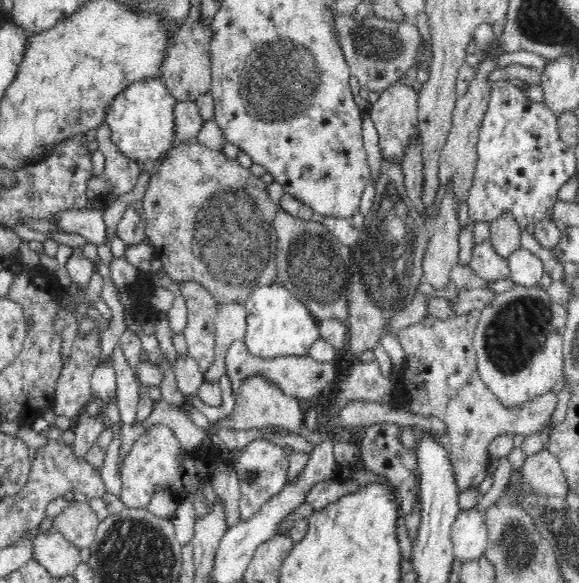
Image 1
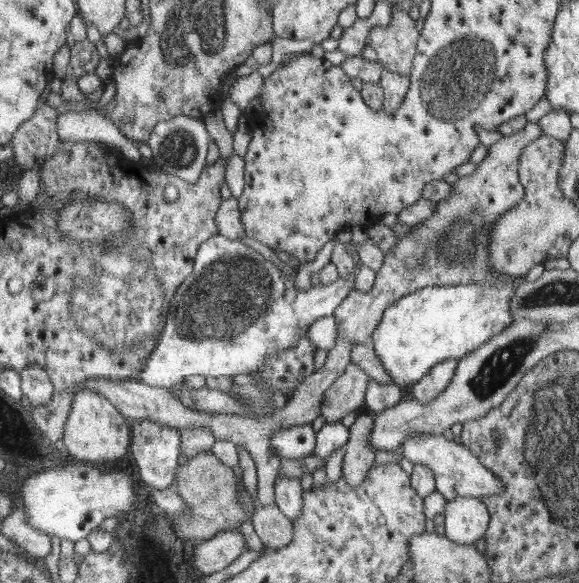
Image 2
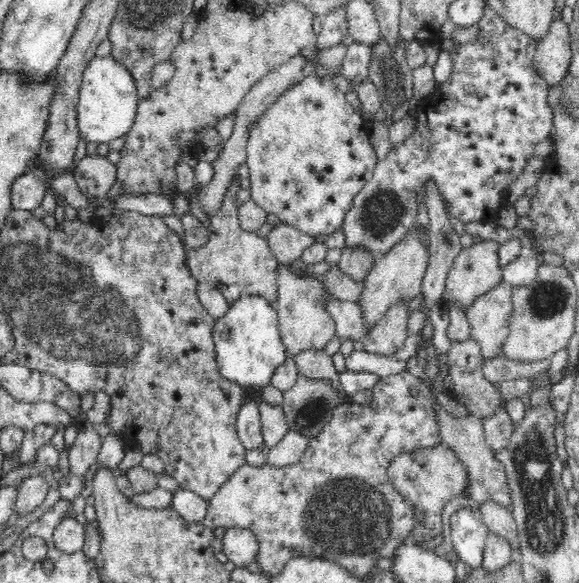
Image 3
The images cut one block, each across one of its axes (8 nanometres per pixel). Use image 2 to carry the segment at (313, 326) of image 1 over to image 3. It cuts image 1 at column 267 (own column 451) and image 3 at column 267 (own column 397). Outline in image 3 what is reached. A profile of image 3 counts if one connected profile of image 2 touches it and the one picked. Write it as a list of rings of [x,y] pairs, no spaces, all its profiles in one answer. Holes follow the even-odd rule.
[[[260,295],[241,297],[228,307],[220,319],[215,319],[212,329],[215,345],[215,362],[222,378],[244,388],[255,390],[271,384],[271,374],[287,358],[281,344],[275,306]]]

